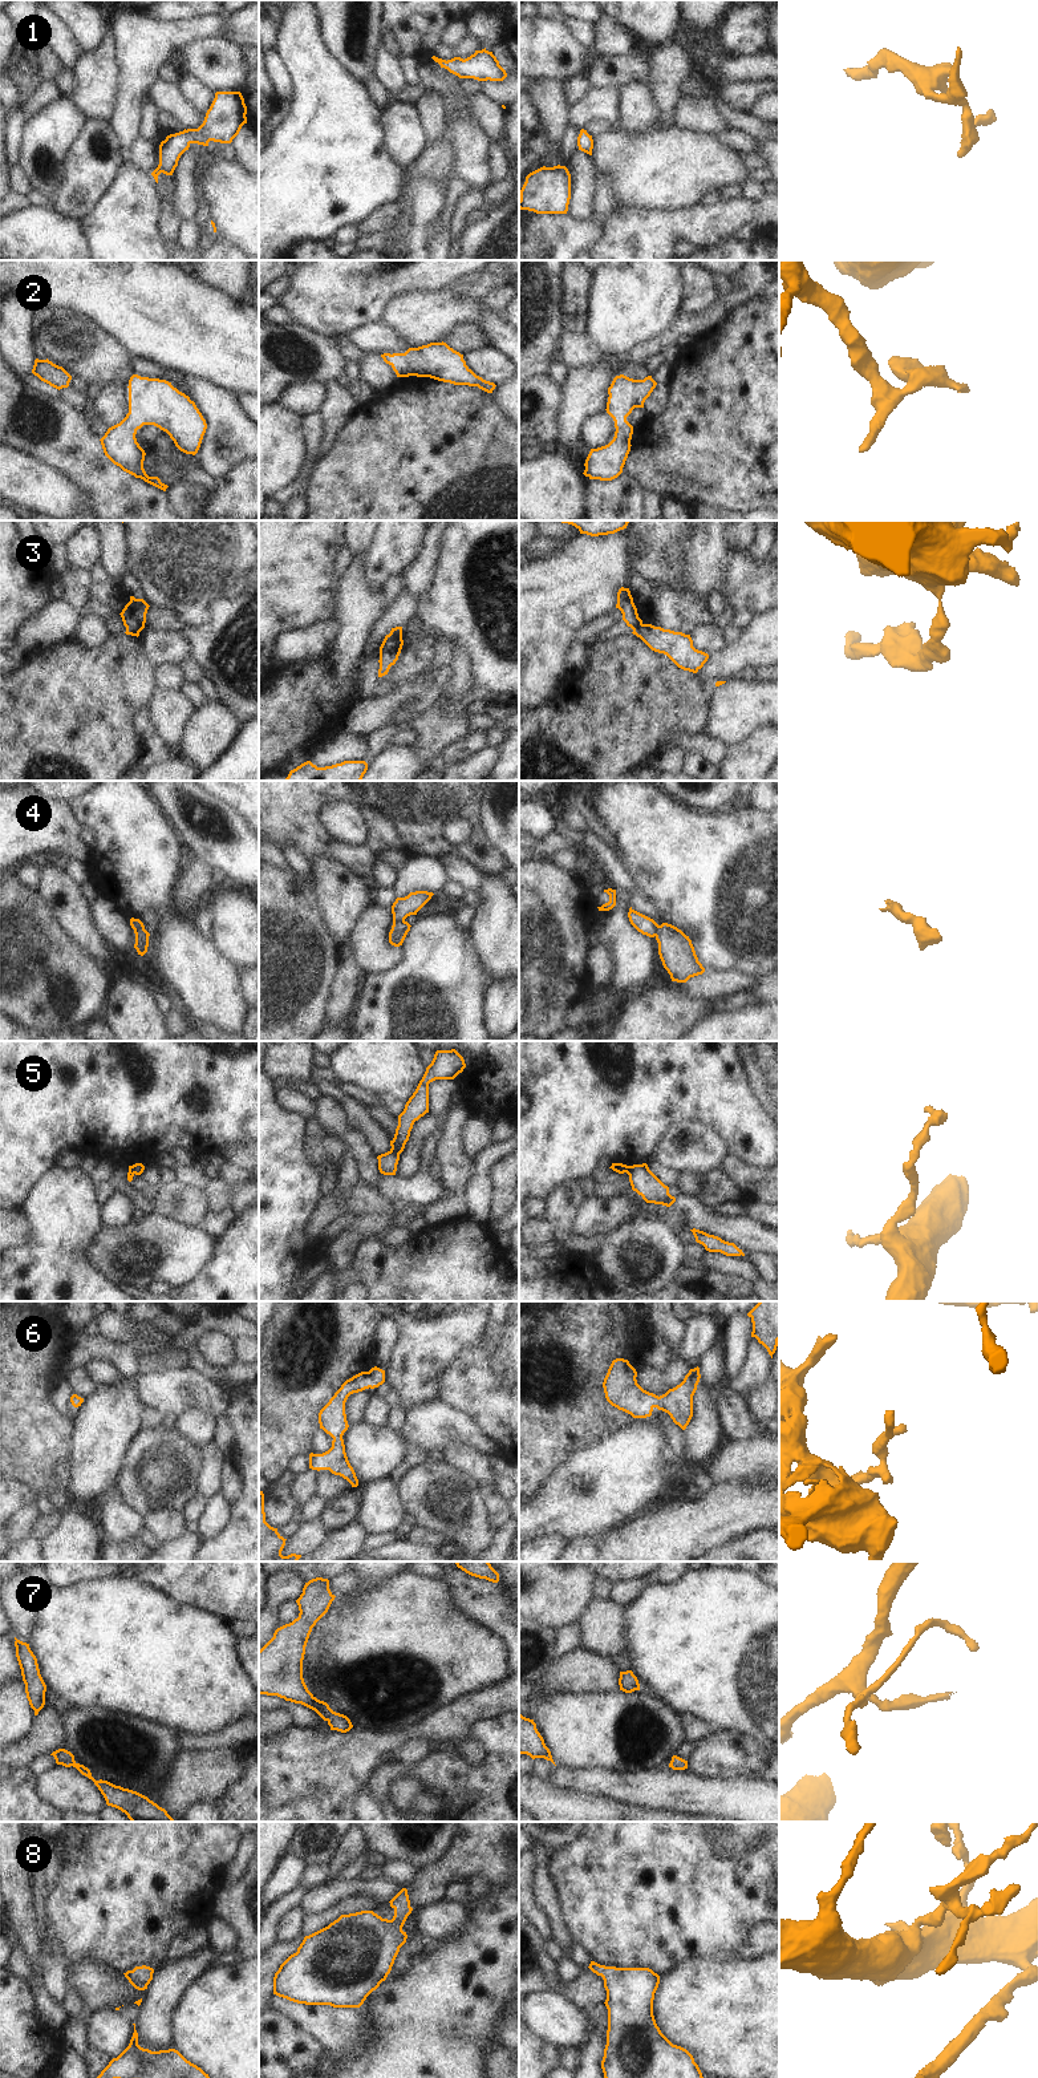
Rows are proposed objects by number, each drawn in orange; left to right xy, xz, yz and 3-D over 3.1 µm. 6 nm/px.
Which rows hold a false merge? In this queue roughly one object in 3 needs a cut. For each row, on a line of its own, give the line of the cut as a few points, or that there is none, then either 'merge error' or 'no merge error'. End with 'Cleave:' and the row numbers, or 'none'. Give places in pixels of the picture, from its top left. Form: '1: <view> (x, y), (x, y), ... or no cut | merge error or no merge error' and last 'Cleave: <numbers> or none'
1: no cut | no merge error
2: no cut | no merge error
3: xz (388, 635), (401, 638) | merge error
4: xz (404, 919), (393, 923) | merge error
5: xz (390, 1150), (398, 1155) | merge error
6: no cut | no merge error
7: no cut | no merge error
8: no cut | no merge error
Cleave: 3, 4, 5

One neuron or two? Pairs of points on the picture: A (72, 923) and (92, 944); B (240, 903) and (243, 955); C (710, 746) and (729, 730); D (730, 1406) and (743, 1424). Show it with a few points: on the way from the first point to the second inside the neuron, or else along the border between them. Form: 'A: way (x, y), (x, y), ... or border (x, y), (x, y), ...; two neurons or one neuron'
A: way (77, 928), (88, 939); one neuron
B: way (240, 916), (243, 942); one neuron
C: border (702, 732), (724, 741), (729, 746); two neurons
D: way (733, 1410), (740, 1420); one neuron

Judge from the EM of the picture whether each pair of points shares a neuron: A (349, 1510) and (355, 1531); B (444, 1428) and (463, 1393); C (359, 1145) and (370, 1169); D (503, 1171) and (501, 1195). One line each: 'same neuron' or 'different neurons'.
A: different neurons
B: different neurons
C: same neuron
D: same neuron

